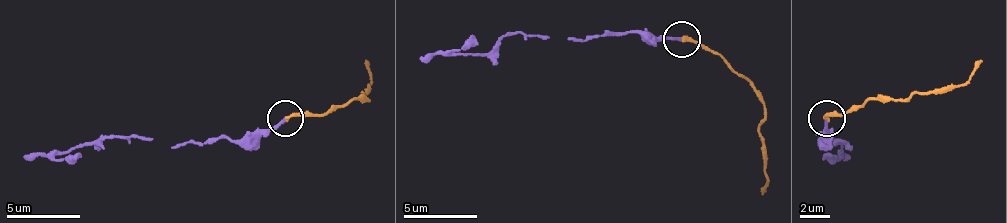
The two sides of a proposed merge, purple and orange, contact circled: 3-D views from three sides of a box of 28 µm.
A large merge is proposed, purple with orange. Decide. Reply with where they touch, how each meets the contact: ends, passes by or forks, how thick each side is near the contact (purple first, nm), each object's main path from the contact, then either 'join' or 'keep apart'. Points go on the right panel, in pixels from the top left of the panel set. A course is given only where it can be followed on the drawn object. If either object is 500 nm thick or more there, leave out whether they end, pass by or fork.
(827, 118) | purple ends | orange ends | 240/220 nm | purple via (826, 119), (818, 141), (822, 137), (826, 148), (818, 137), (840, 145), (840, 152), (848, 159) | orange via (826, 119), (870, 100), (895, 100), (914, 93), (961, 86), (983, 60) | join

